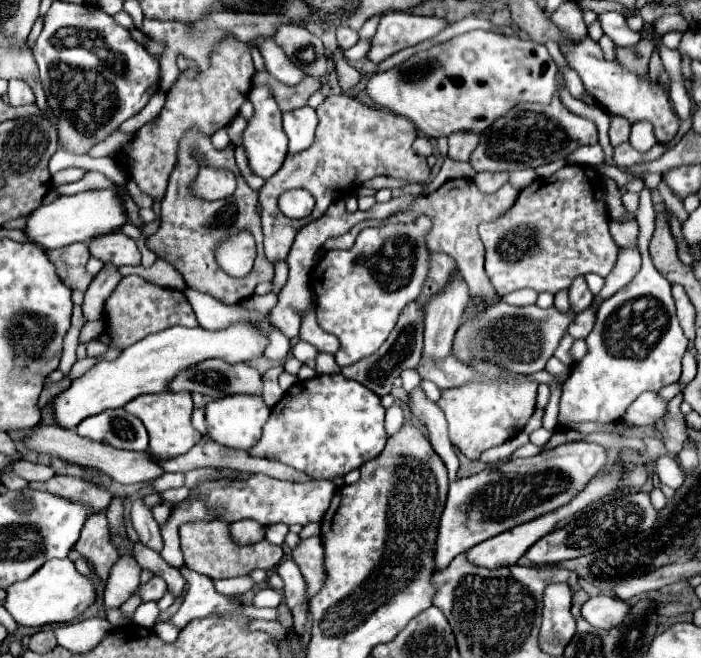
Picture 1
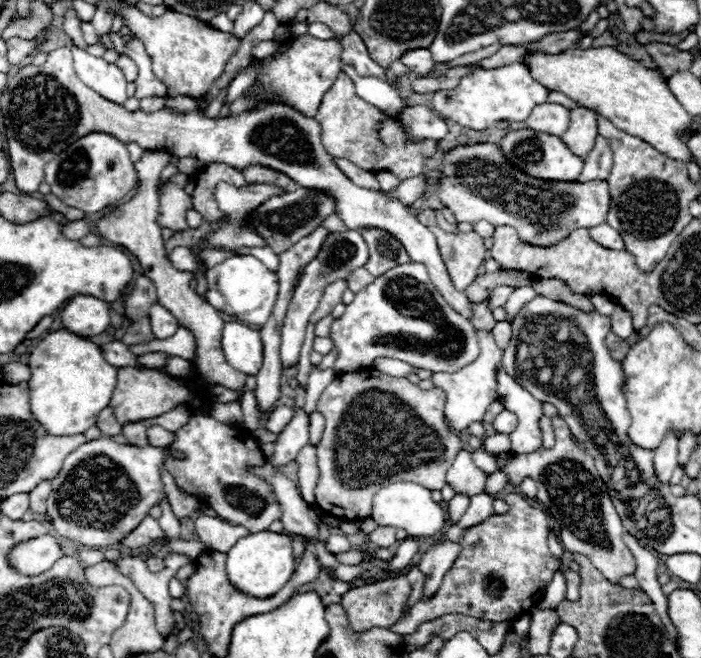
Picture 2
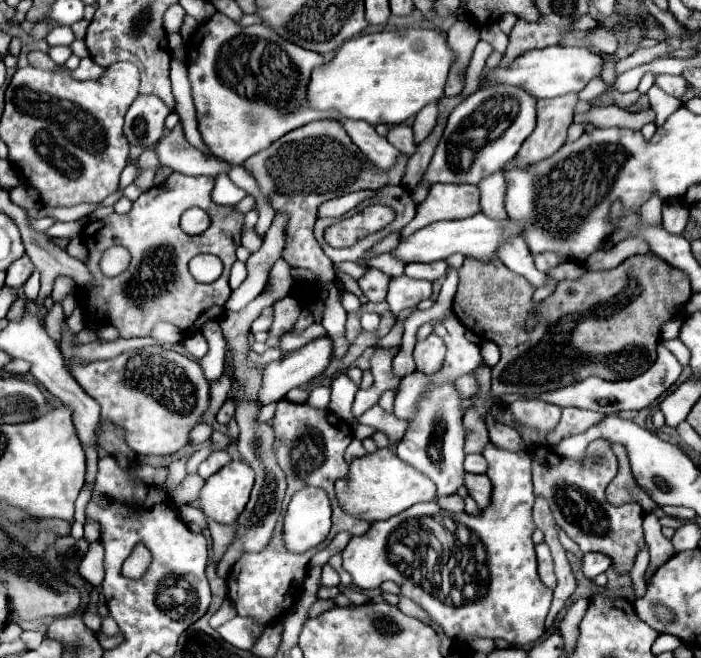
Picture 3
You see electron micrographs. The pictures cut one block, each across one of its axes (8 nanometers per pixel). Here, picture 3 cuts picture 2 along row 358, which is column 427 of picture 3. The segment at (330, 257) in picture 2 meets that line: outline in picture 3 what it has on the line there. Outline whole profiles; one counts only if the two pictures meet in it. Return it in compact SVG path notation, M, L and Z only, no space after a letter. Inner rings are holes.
M398 276L390 280L386 302L390 306L390 312L398 314L406 308L416 308L418 302L430 298L430 294L432 294L432 282Z

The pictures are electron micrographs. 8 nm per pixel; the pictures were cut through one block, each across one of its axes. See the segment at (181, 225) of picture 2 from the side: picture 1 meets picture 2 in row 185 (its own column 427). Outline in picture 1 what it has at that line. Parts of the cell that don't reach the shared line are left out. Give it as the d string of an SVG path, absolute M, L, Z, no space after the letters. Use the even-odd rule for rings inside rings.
M346 94L328 96L322 106L324 108L316 108L318 128L314 144L302 152L288 154L282 168L272 178L268 178L258 192L258 200L262 204L264 248L272 264L288 256L294 236L300 228L320 218L336 200L346 200L352 196L366 180L374 176L394 176L406 178L408 182L426 182L430 172L426 158L412 150L412 142L416 140L418 132L410 120L394 116L392 112L370 108ZM288 188L306 188L314 196L316 206L308 218L288 220L278 210L276 200Z

